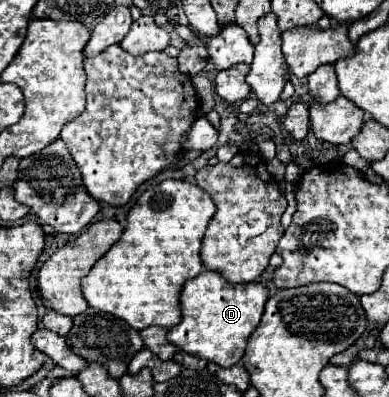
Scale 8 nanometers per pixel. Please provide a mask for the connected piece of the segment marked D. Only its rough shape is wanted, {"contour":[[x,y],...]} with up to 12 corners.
{"contour":[[206,270],[184,284],[176,348],[230,368],[268,288]]}

